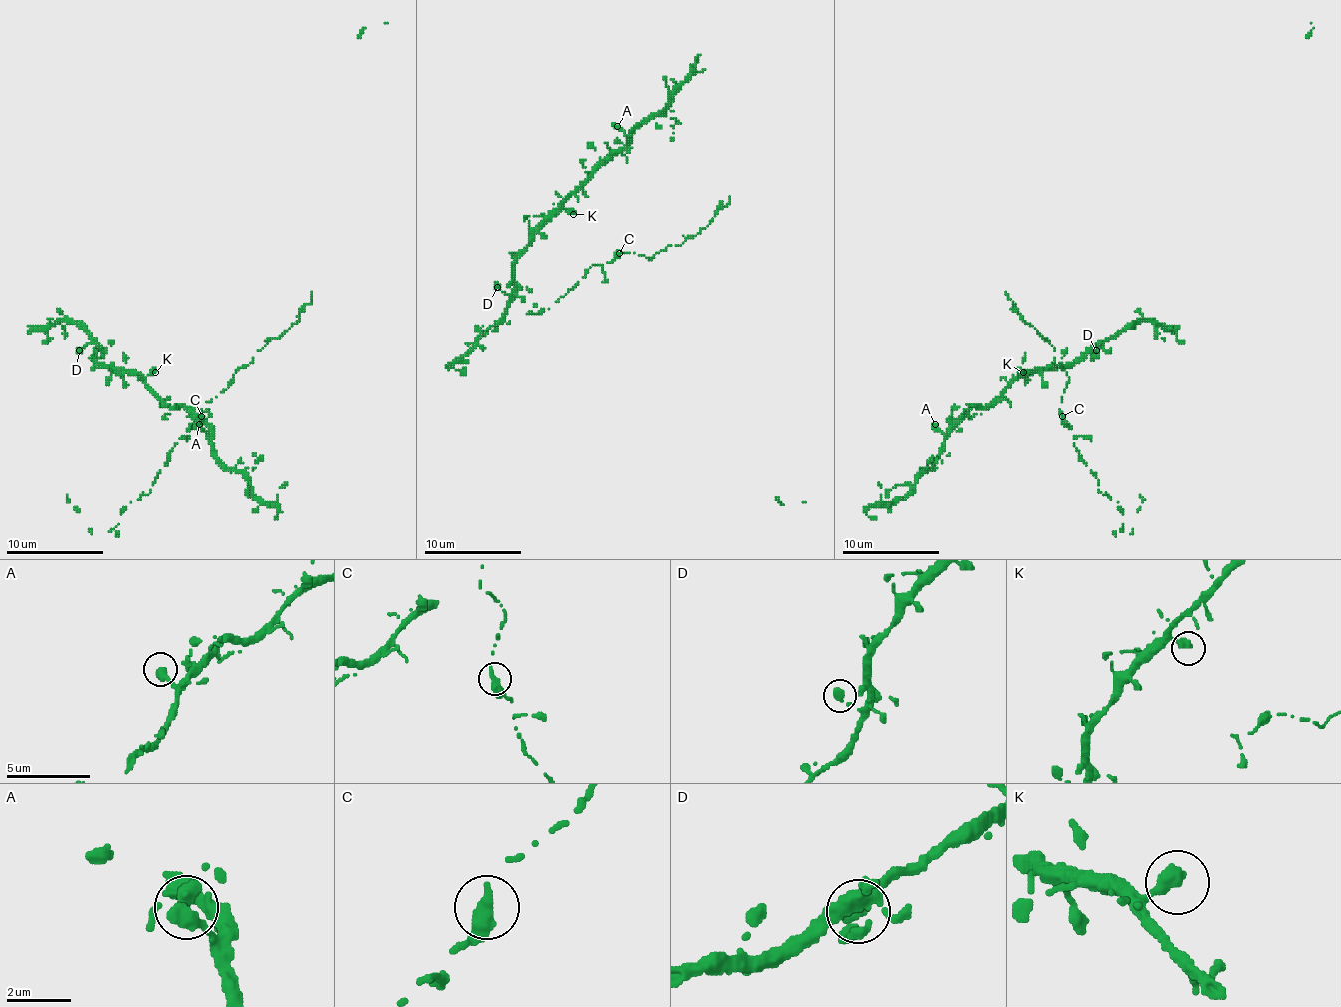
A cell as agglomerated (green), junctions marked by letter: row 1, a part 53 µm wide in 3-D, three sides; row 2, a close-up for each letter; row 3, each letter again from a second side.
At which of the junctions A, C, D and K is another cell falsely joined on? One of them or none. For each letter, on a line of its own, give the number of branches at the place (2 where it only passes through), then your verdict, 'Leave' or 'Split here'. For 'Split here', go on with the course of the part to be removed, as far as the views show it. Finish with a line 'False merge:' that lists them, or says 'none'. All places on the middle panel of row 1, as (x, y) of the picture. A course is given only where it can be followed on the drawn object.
A: Branches: 1. Leave
C: Branches: 1. Leave
D: Branches: 1. Leave
K: Branches: 1. Leave
False merge: none

